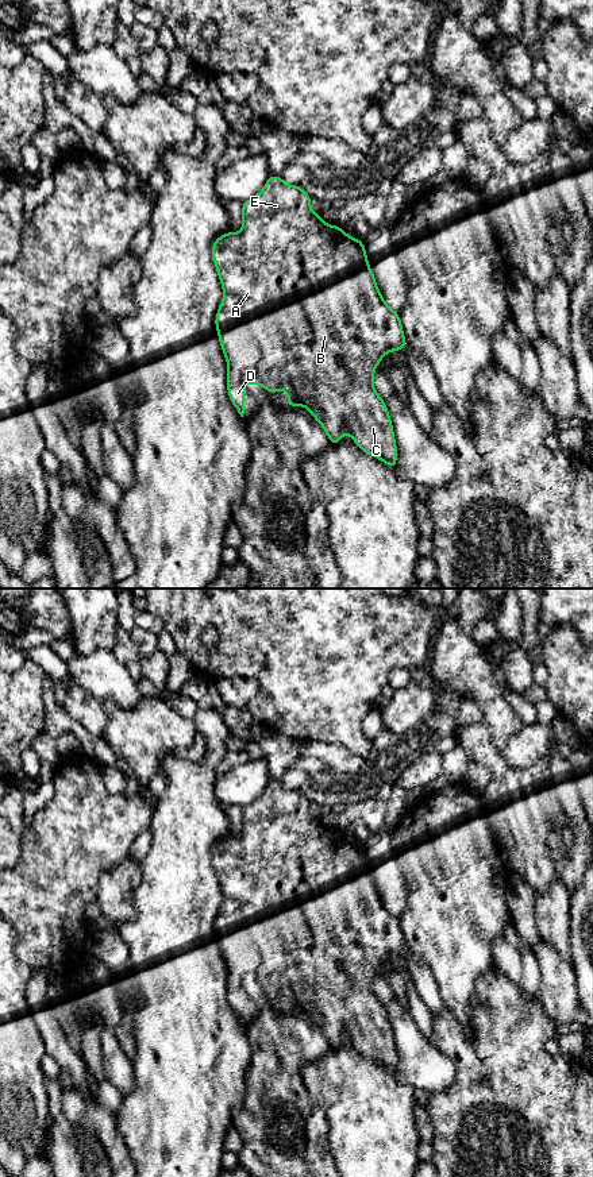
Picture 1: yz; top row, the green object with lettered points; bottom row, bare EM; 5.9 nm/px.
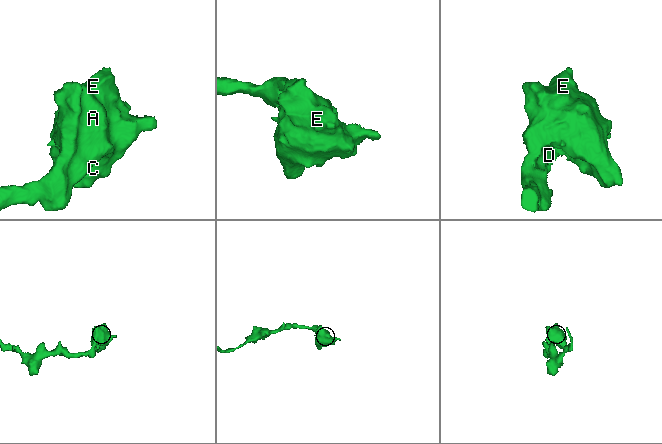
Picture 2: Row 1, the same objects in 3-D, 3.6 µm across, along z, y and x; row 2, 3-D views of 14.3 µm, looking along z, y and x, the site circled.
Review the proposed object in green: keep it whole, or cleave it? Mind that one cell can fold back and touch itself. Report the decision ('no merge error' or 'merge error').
no merge error

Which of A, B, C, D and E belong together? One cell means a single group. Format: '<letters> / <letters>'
A B C D E

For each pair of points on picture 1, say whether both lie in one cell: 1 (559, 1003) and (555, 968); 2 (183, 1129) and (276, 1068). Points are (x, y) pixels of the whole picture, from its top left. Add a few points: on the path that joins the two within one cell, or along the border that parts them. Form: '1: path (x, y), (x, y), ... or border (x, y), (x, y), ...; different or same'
1: path (558, 995), (558, 976); same
2: border (250, 1057), (243, 1100), (233, 1118); different

